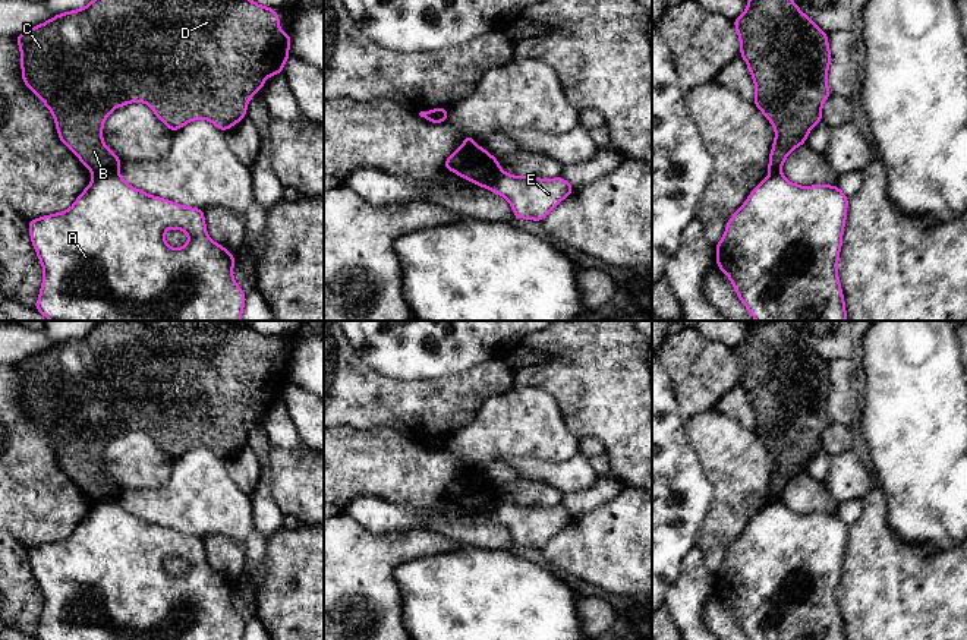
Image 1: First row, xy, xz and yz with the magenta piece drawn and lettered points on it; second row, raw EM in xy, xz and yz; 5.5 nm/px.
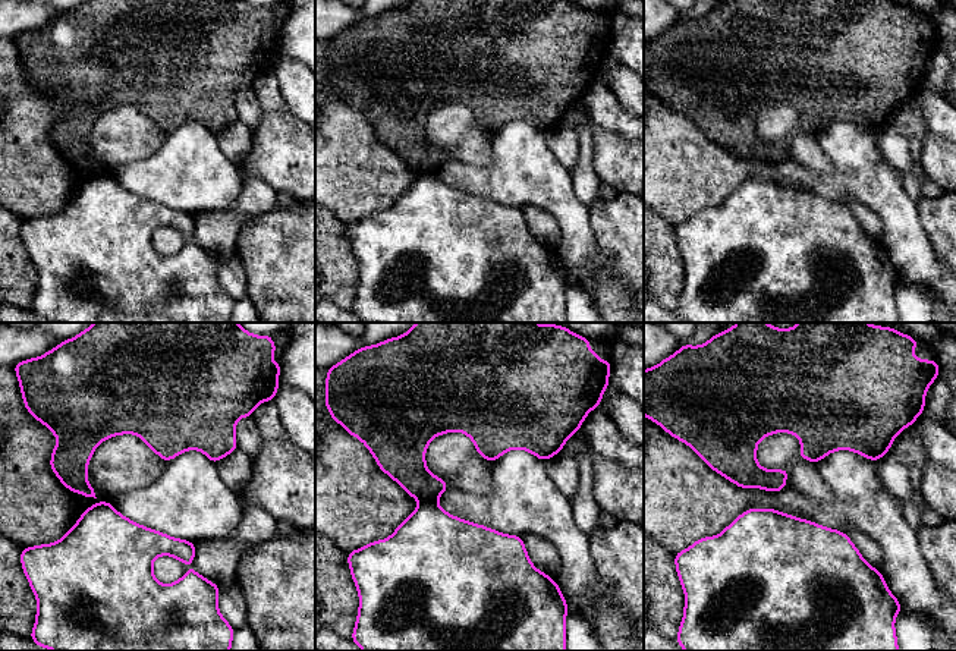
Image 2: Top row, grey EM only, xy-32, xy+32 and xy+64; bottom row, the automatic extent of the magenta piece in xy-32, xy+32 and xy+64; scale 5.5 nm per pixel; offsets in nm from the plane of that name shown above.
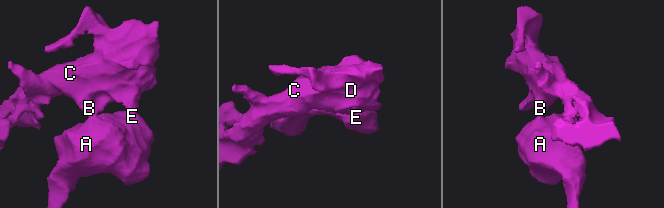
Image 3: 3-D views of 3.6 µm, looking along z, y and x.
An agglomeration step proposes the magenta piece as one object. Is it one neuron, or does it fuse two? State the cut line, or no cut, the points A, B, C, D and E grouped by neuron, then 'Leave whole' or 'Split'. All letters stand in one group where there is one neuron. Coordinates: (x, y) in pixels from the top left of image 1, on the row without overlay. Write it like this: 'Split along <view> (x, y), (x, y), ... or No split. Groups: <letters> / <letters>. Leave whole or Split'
No split. Groups: A B C D E. Leave whole

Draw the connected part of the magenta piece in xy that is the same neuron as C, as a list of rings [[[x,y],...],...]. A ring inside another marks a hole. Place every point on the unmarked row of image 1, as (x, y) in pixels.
[[[100,321],[84,337],[59,341],[47,350],[15,365],[21,376],[23,412],[50,436],[59,467],[94,504],[67,539],[38,545],[28,551],[31,570],[44,599],[40,624],[35,631],[38,640],[243,640],[246,622],[233,606],[236,584],[210,567],[204,537],[152,524],[130,514],[119,501],[120,486],[104,472],[103,455],[113,438],[129,431],[145,431],[149,434],[171,461],[199,447],[211,450],[223,460],[242,450],[246,445],[248,429],[262,417],[267,406],[283,401],[284,391],[290,385],[287,378],[290,375],[290,360],[280,359],[280,344],[274,337],[261,334],[242,321]],[[168,557],[185,559],[189,564],[188,571],[177,577],[168,574],[164,567]]]

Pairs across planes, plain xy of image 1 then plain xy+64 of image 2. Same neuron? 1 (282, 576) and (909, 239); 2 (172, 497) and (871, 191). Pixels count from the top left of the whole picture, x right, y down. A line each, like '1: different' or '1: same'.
1: different
2: same

